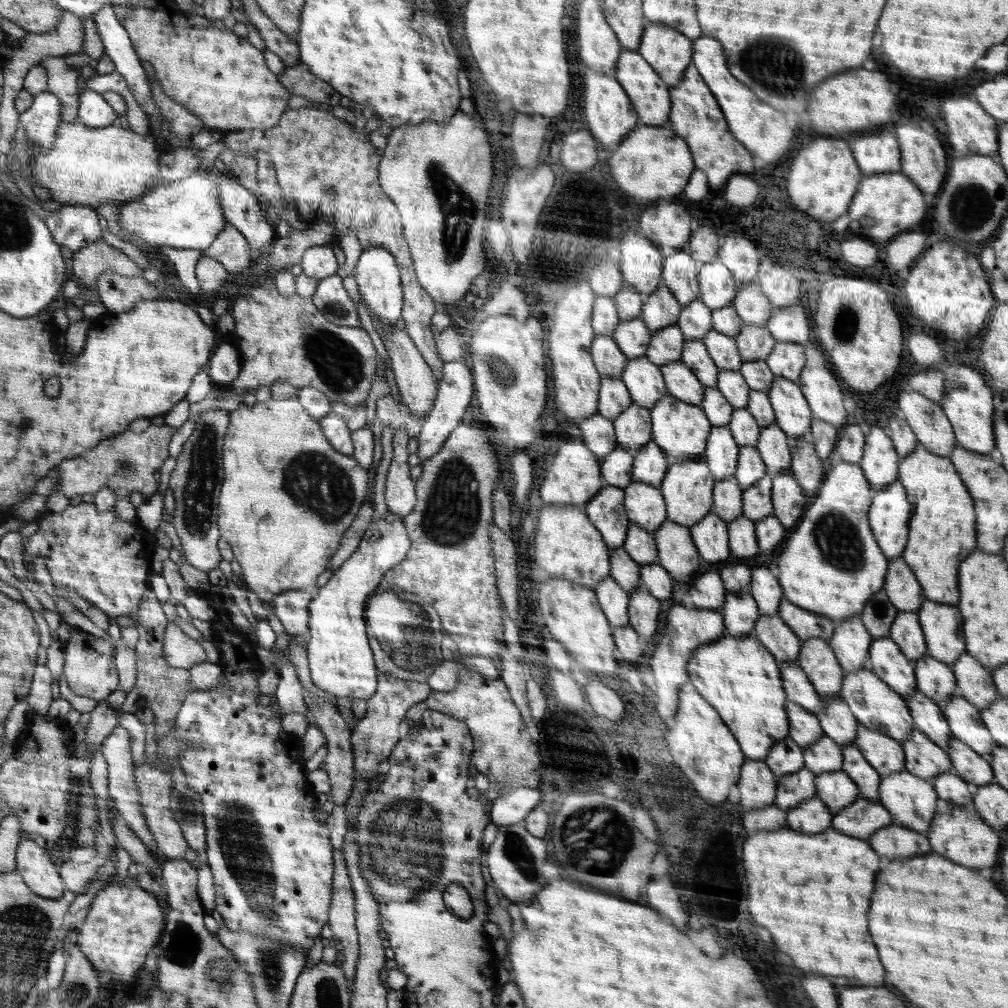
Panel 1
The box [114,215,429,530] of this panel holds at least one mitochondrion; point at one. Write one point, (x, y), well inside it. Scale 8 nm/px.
(329, 496)

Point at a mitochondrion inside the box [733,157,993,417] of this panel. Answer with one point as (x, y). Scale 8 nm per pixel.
(847, 324)

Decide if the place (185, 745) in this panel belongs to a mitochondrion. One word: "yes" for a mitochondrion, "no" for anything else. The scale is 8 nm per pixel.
no

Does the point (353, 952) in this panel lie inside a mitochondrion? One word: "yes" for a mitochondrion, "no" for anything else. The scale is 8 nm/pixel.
no

